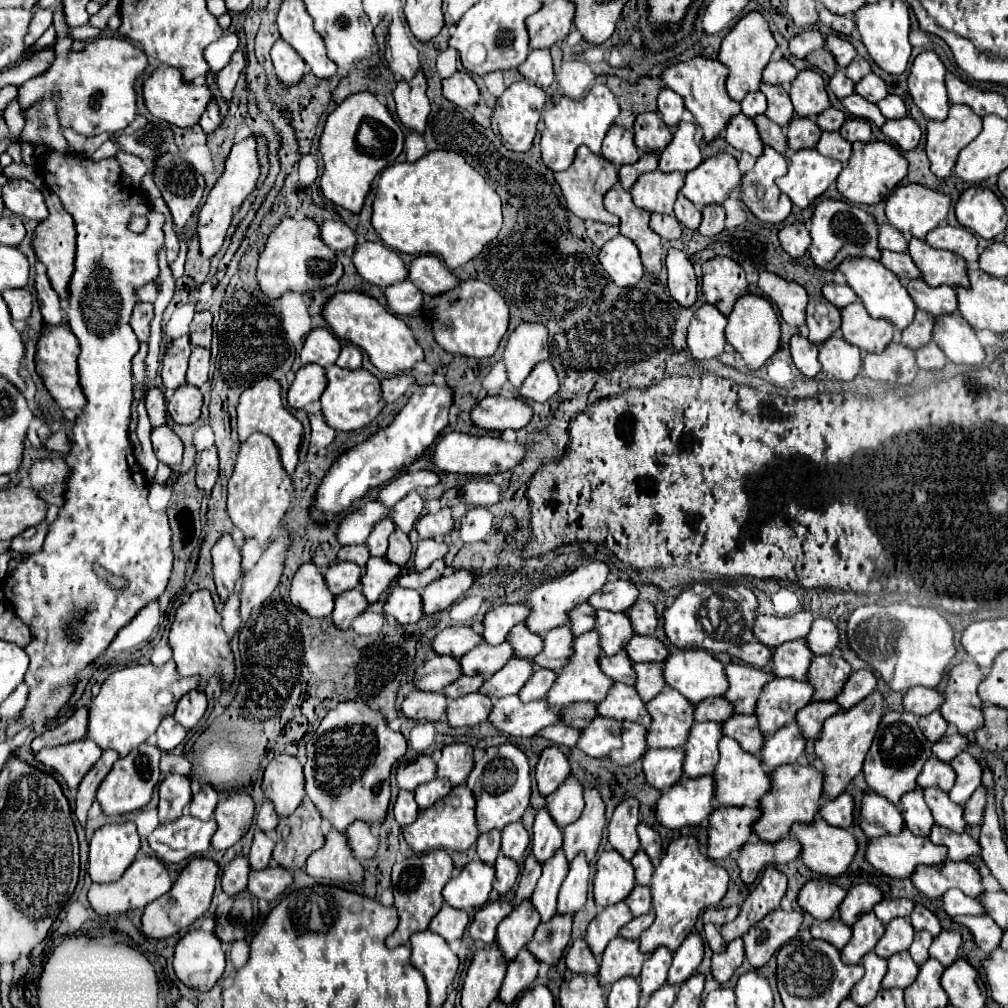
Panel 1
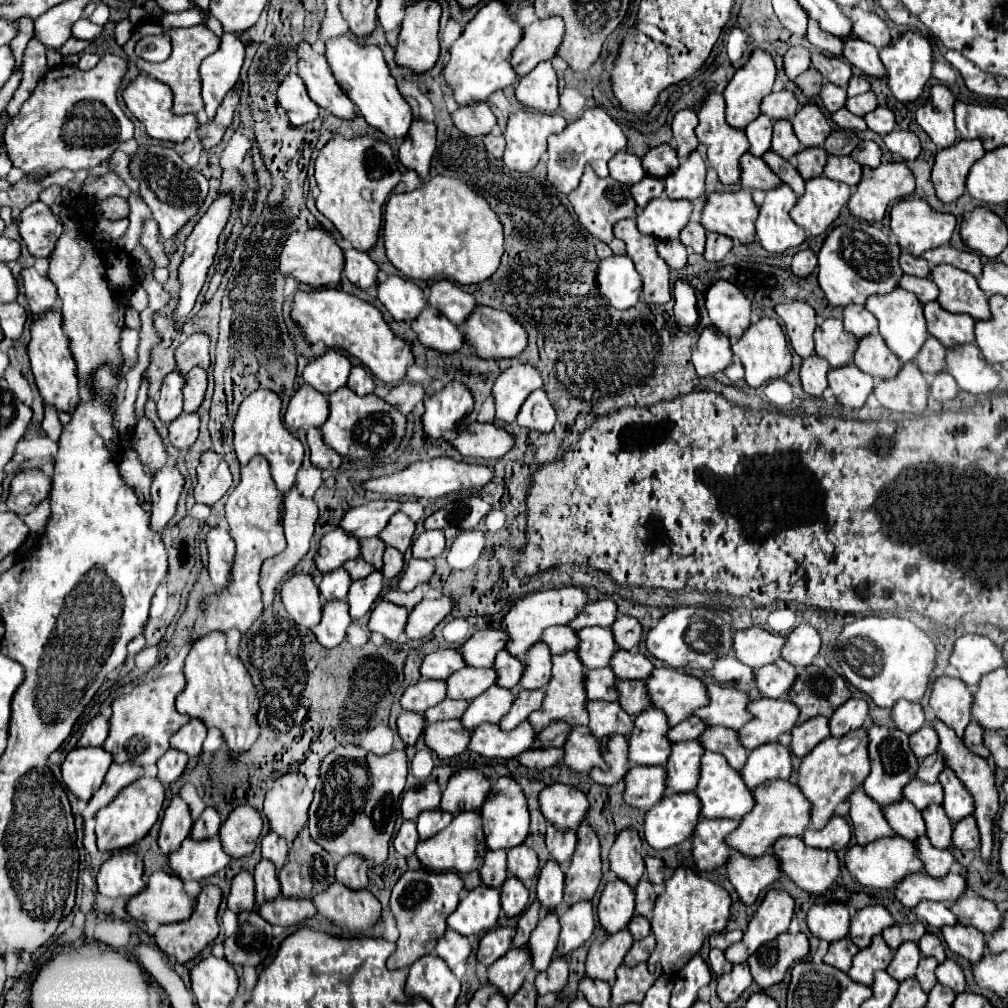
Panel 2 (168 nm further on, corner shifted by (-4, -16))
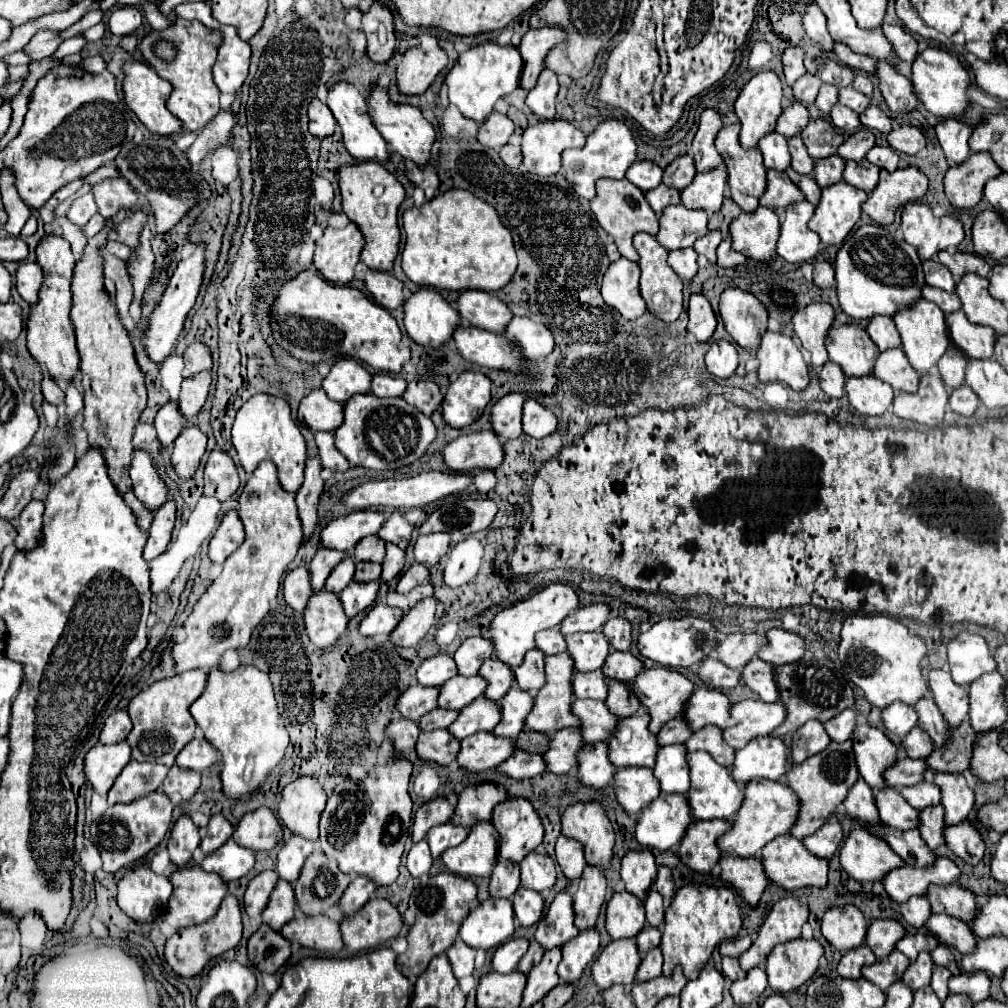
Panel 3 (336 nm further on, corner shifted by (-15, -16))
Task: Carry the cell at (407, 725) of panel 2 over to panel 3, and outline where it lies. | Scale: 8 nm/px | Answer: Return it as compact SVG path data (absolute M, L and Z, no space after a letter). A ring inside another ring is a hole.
M397 718L397 720L391 720L391 724L387 724L387 736L391 738L395 754L405 754L415 748L419 726L411 720Z

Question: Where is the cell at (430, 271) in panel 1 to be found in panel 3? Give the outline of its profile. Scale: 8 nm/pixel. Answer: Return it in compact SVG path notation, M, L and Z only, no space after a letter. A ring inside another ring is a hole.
M465 290L457 300L457 310L465 324L495 334L503 334L513 318L513 312L505 302L483 290Z

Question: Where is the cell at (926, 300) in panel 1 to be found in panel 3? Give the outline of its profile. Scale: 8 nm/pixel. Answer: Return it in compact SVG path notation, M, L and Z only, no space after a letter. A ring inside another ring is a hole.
M963 310L947 314L947 326L951 332L951 340L965 356L975 360L987 360L993 356L997 334L991 328L971 324Z

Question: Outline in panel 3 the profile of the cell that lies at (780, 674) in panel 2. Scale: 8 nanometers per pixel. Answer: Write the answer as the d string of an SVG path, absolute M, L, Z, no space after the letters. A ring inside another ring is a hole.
M759 658L749 660L741 672L743 684L753 690L763 702L775 702L779 700L779 690L773 680L773 664L767 664Z

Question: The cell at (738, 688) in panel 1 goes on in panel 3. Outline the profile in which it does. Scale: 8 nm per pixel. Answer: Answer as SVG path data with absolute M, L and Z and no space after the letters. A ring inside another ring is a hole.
M701 686L689 696L683 710L683 720L691 730L703 728L705 724L713 724L723 730L731 726L729 708L731 702L725 694L721 694L715 688Z

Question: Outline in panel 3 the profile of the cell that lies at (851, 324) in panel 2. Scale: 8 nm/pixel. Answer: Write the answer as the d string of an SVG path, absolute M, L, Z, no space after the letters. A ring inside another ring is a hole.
M885 316L871 318L869 324L867 324L867 332L881 352L887 350L887 348L901 348L899 332L897 332L891 318L885 318Z

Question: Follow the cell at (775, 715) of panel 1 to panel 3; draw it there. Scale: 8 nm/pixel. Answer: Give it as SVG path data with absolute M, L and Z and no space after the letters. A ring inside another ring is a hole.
M743 700L733 704L731 718L737 724L723 730L723 740L739 750L755 736L771 734L785 720L785 708L781 702L767 704L763 700Z

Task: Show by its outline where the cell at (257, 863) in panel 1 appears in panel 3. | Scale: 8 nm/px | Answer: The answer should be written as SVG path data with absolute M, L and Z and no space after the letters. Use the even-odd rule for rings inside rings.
M279 880L269 906L263 912L263 922L271 928L275 928L275 932L281 932L283 924L287 924L291 918L295 918L295 896L293 896L293 888L289 882Z

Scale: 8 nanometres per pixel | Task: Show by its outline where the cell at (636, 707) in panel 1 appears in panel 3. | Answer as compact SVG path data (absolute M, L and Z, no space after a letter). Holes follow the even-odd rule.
M575 700L571 712L581 720L581 736L585 744L603 742L615 730L619 718L613 716L601 700Z

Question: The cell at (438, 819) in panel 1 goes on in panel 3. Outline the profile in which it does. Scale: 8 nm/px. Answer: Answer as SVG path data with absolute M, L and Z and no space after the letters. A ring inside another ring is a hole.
M479 822L471 828L465 842L443 852L445 866L463 878L491 876L497 862L497 832L491 822Z

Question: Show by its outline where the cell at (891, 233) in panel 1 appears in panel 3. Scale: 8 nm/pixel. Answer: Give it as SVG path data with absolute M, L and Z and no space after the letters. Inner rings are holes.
M925 260L923 262L923 272L925 272L925 280L929 286L933 288L941 288L945 292L953 292L955 290L955 278L953 274L943 266L939 264L937 260Z

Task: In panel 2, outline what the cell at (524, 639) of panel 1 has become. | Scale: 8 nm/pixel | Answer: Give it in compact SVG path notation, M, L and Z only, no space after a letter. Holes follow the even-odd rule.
M500 650L500 652L498 652L496 662L494 662L494 668L496 668L496 672L498 672L496 684L498 684L498 686L504 686L504 688L514 688L514 686L518 686L520 676L524 674L524 662L518 660L516 656L512 656L512 654L506 652L506 650Z

